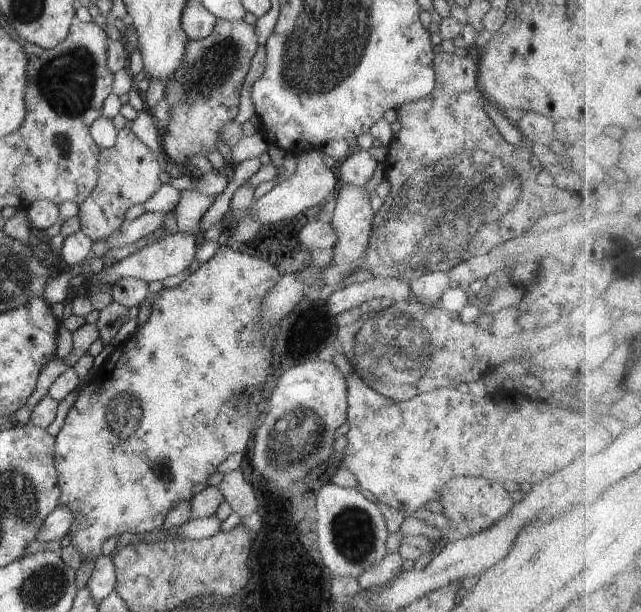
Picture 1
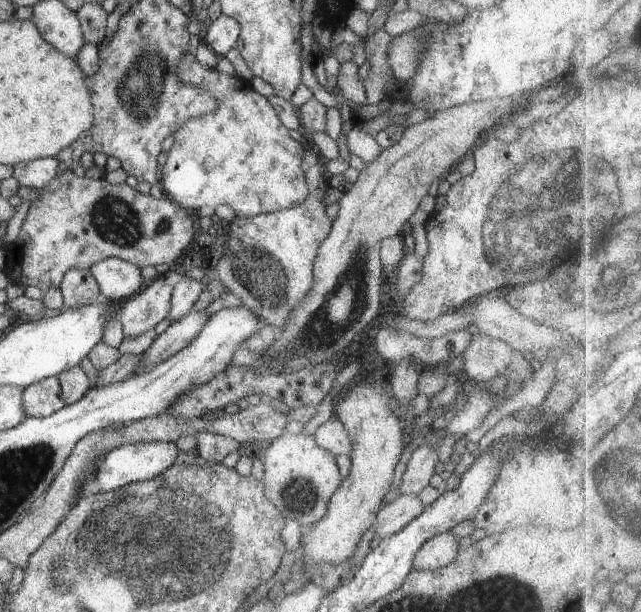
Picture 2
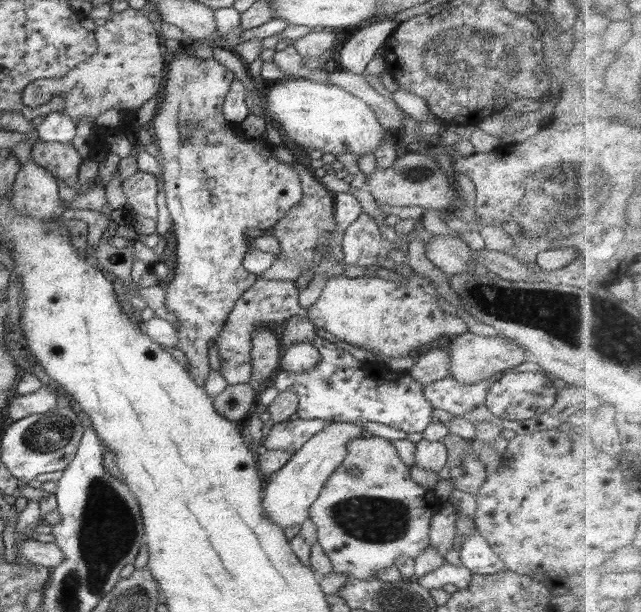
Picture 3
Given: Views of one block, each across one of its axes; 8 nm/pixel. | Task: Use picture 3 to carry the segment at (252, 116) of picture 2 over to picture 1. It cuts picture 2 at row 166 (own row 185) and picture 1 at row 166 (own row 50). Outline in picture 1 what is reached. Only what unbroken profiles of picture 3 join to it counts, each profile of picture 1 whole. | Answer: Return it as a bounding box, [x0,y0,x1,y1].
[161,19,259,171]

